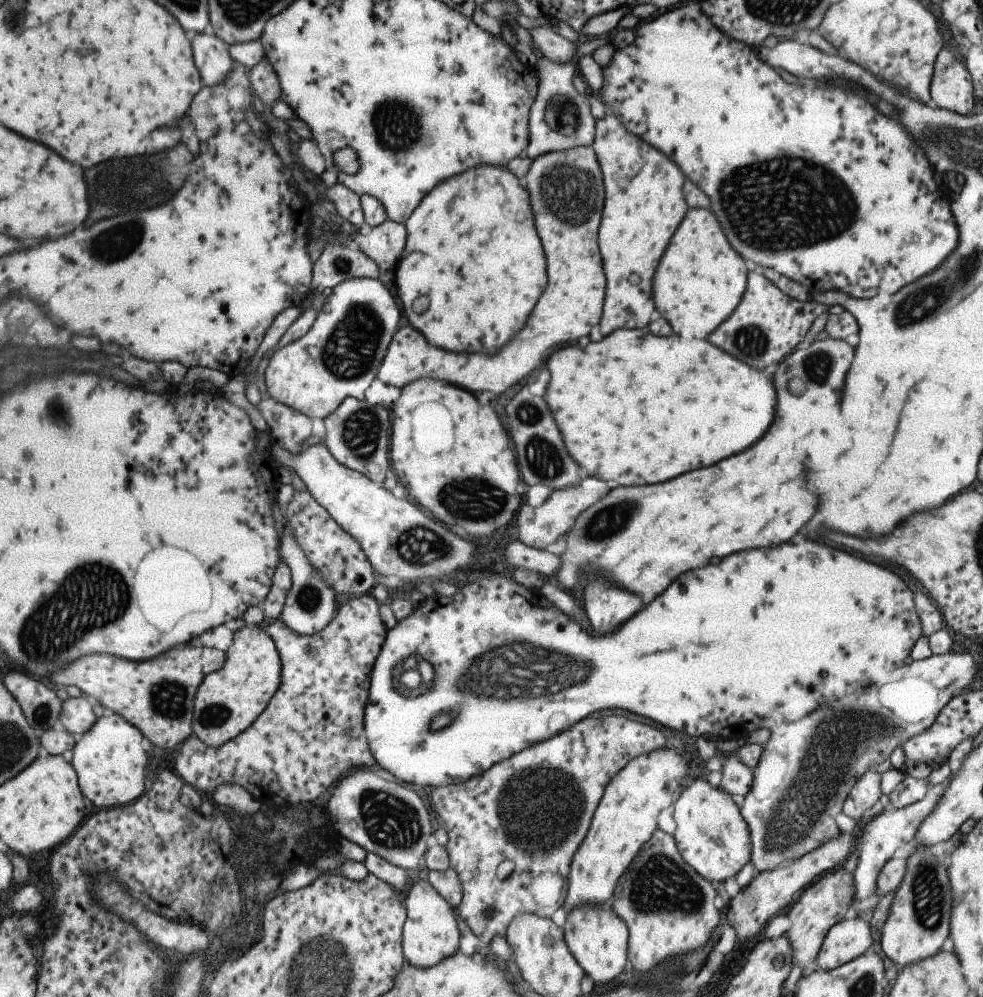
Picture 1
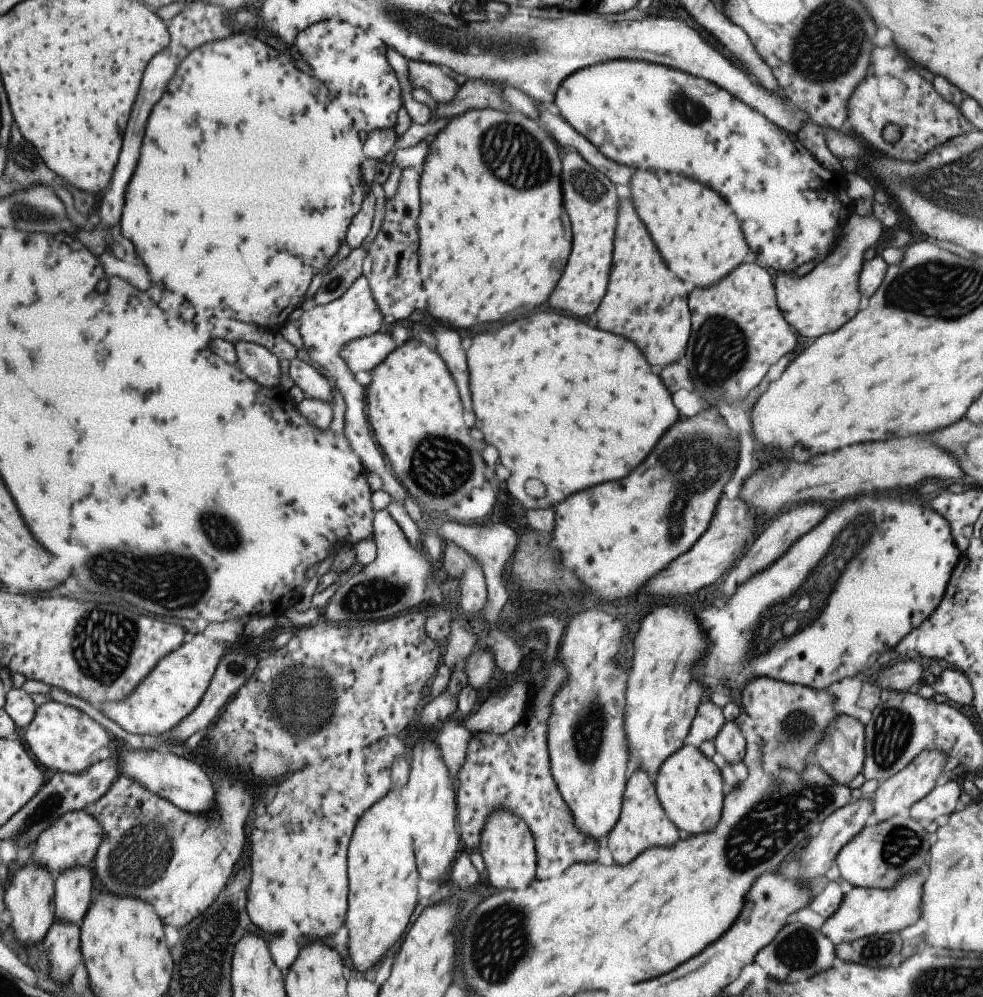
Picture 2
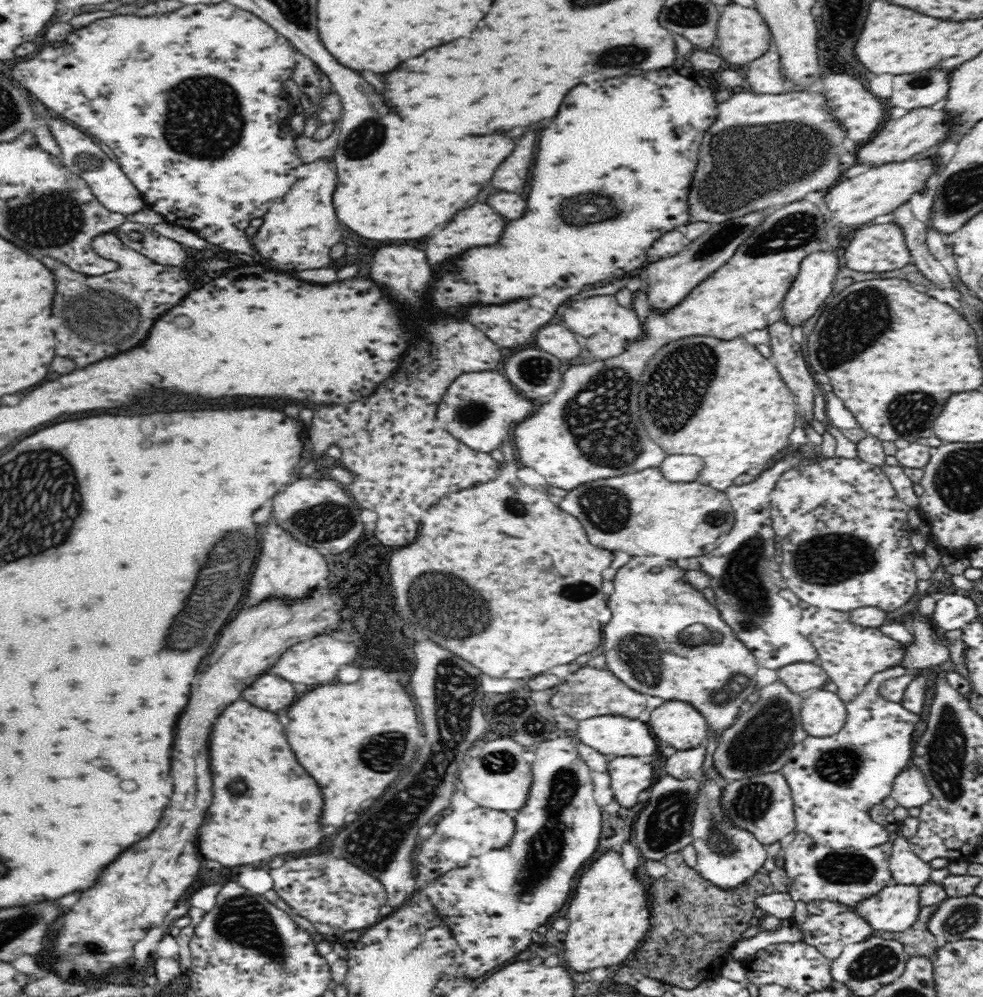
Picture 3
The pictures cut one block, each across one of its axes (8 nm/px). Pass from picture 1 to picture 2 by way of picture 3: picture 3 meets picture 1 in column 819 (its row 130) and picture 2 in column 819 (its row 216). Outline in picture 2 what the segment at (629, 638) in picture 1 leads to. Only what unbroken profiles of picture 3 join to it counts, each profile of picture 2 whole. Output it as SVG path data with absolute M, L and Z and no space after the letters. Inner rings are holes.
M875 494L875 496L857 496L853 500L843 500L839 506L831 508L821 522L811 528L807 534L803 533L789 546L789 548L764 571L757 573L750 579L740 584L735 592L725 598L723 608L707 606L699 614L699 622L703 630L707 632L707 644L711 644L705 658L705 664L701 666L700 676L712 676L727 688L740 688L749 680L751 676L773 678L789 684L803 685L804 687L825 688L833 682L843 680L843 678L853 678L856 674L867 674L876 668L876 661L880 654L893 650L894 646L905 636L909 630L917 628L934 610L937 608L953 567L959 560L959 552L947 520L929 506L929 496L924 496L924 500L917 500L915 496L893 496L893 494Z

